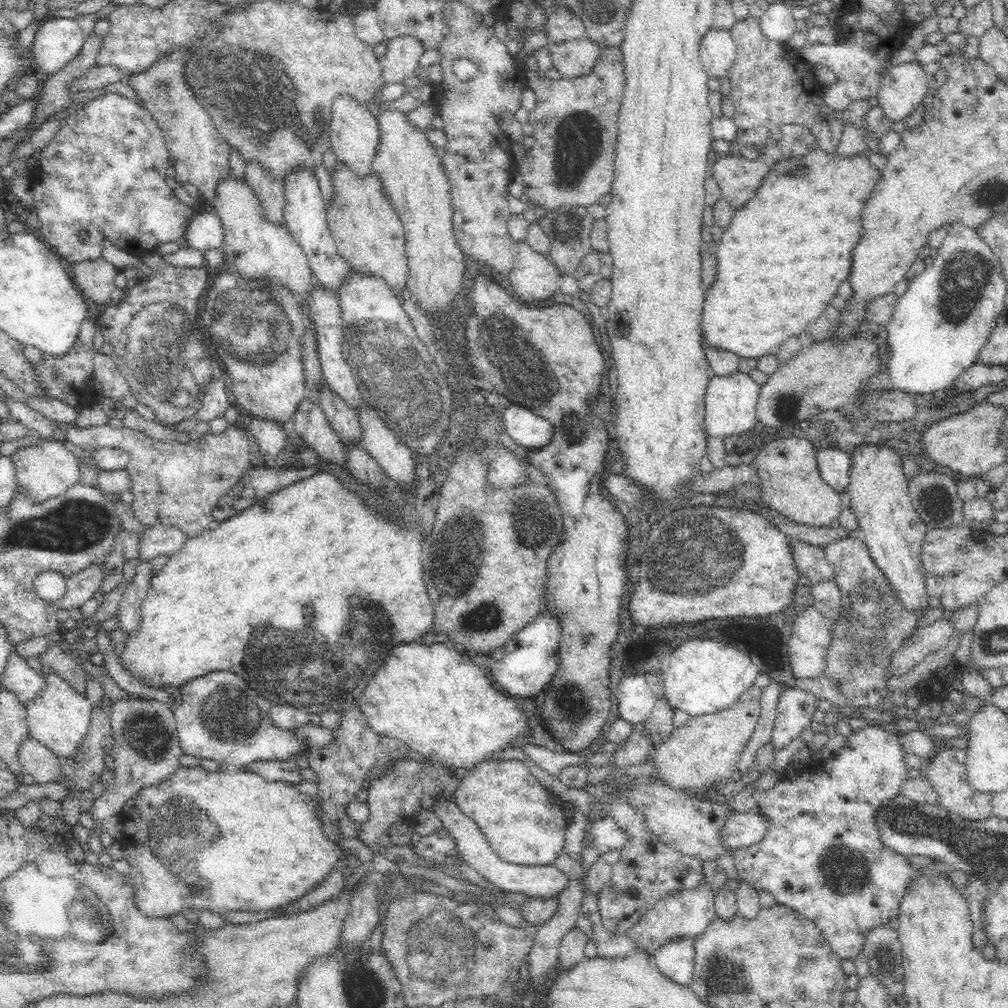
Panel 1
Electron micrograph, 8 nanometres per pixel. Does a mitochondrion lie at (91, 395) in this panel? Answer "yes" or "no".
no

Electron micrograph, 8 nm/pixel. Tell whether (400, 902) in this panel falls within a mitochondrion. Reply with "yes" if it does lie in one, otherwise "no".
no

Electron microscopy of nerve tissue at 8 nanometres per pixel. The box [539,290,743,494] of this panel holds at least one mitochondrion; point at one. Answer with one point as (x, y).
(568, 424)

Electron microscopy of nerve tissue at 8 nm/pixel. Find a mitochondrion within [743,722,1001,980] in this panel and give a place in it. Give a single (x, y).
(844, 872)

